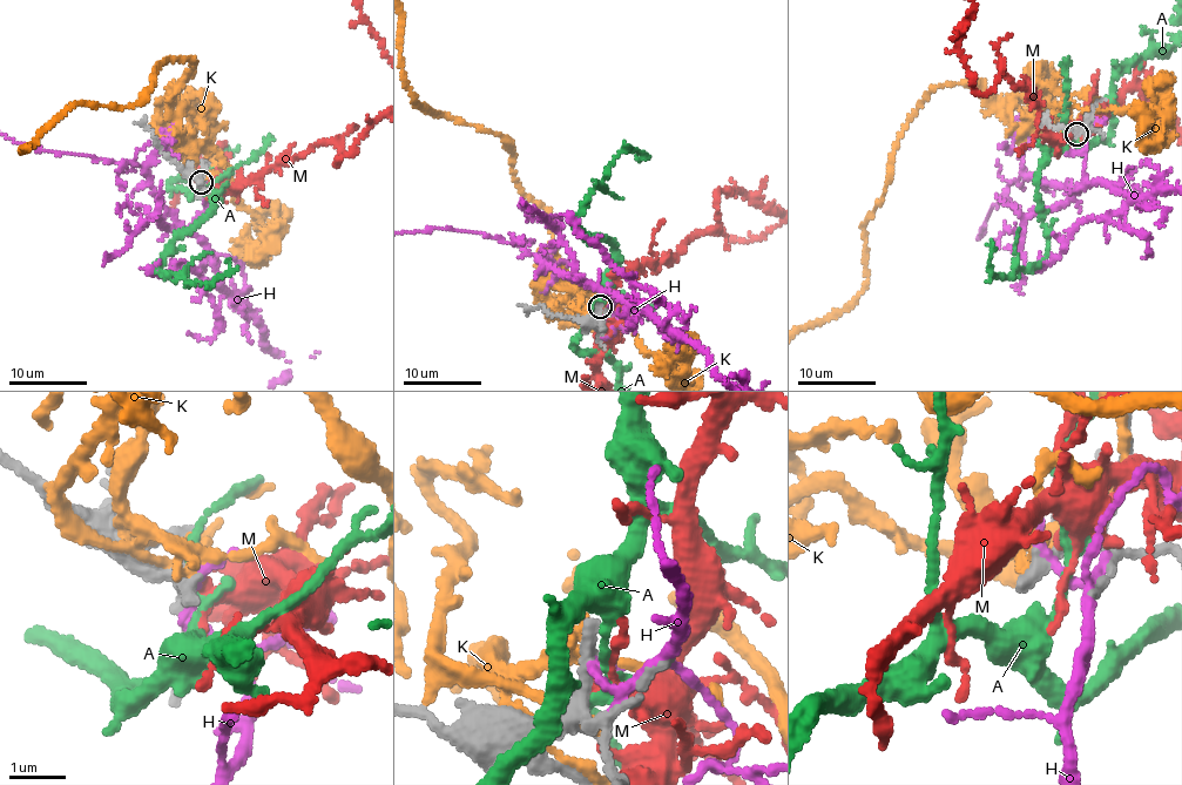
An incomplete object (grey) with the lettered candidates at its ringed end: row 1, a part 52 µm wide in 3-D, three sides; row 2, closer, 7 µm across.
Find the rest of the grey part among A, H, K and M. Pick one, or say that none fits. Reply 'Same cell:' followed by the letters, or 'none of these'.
Same cell: none of these

